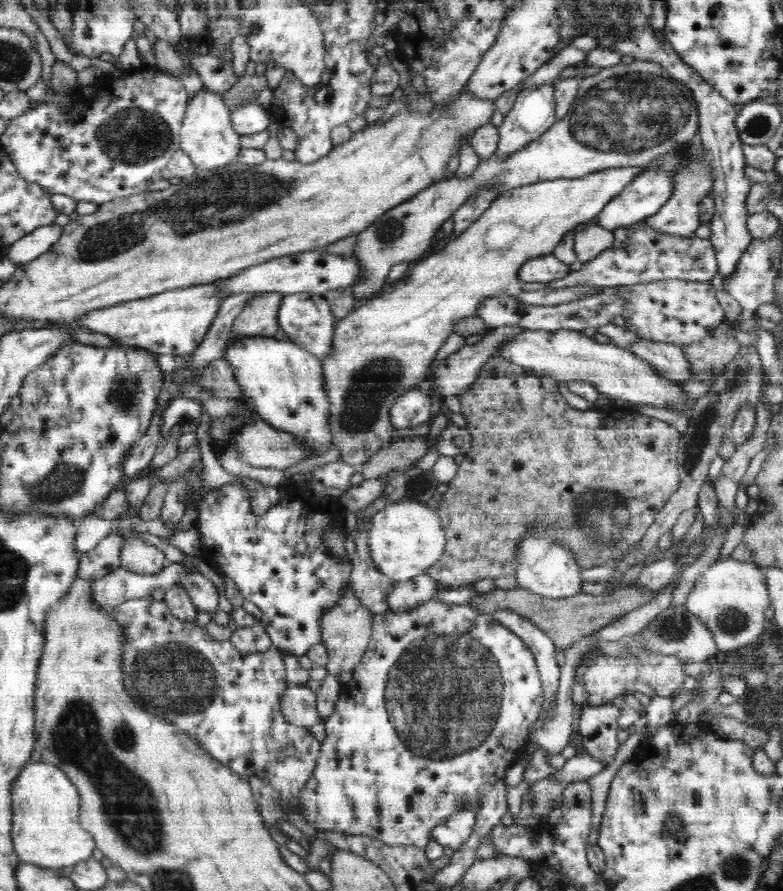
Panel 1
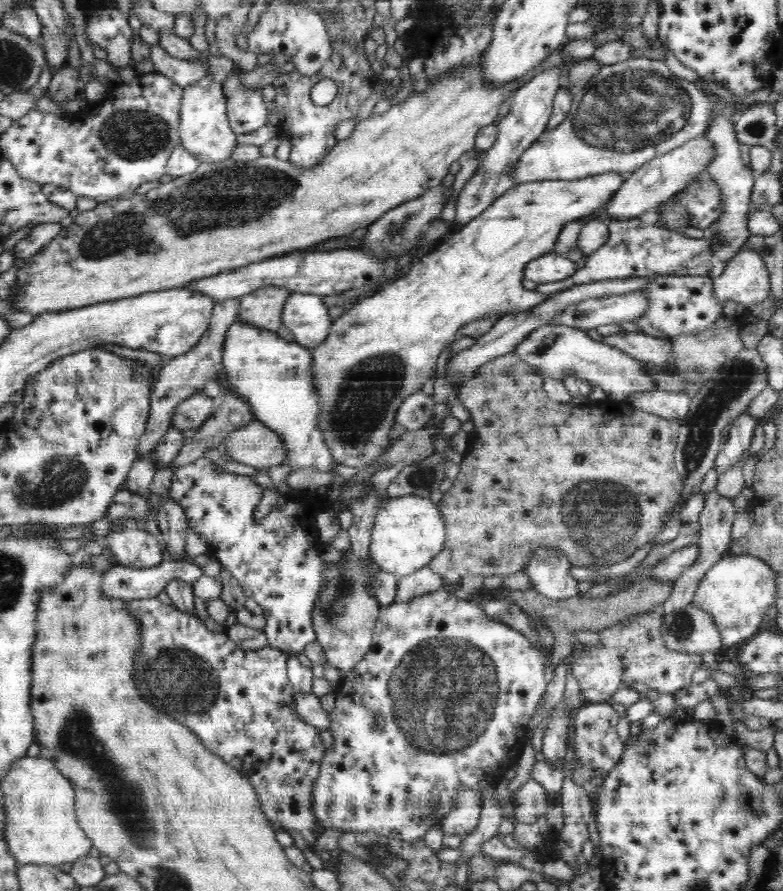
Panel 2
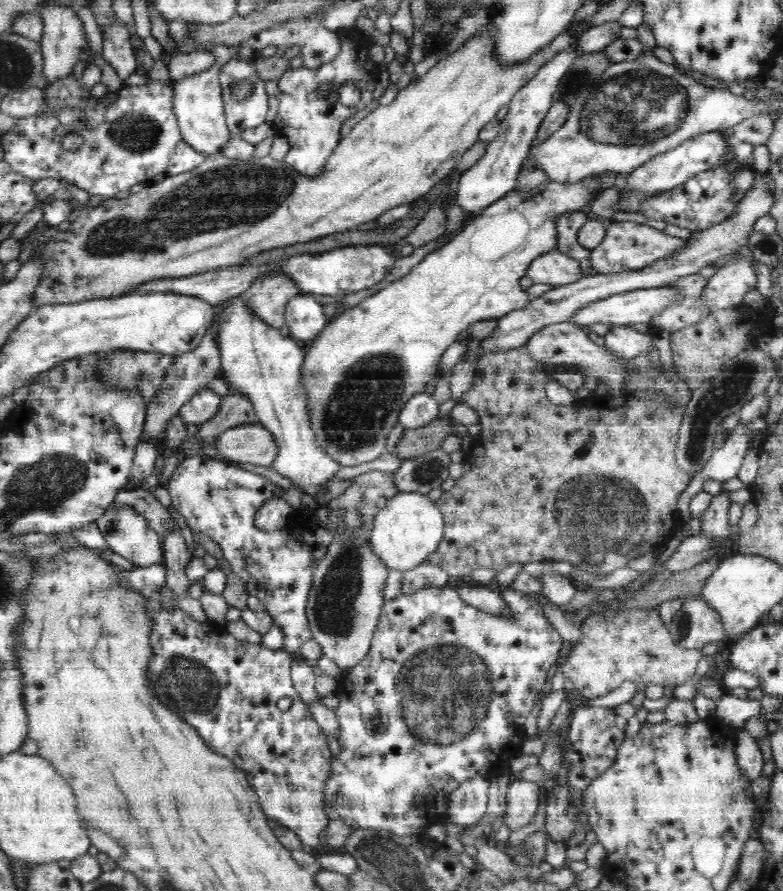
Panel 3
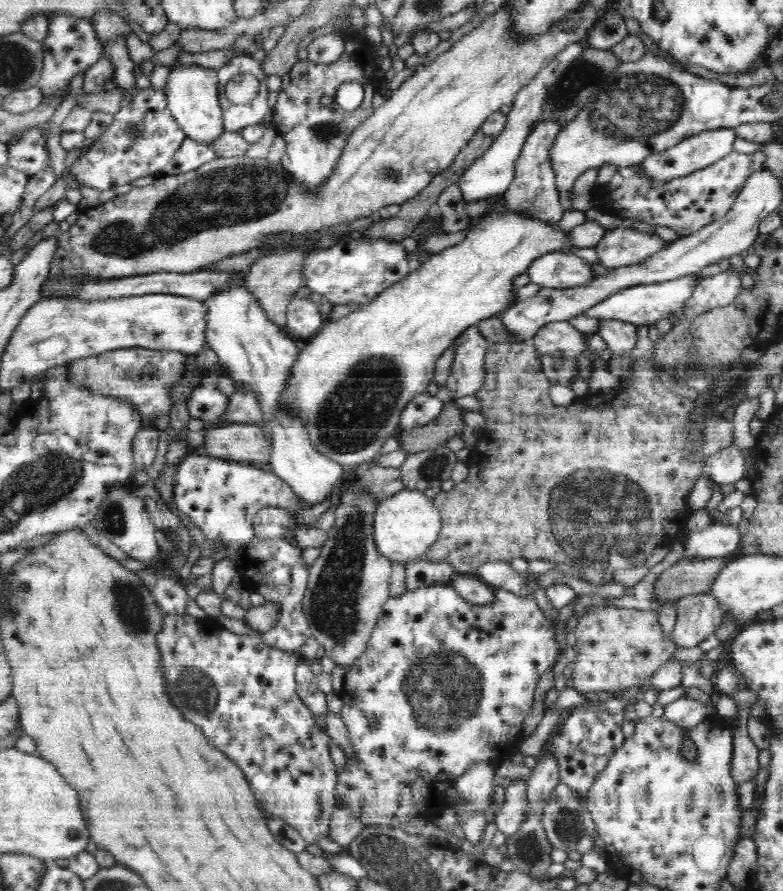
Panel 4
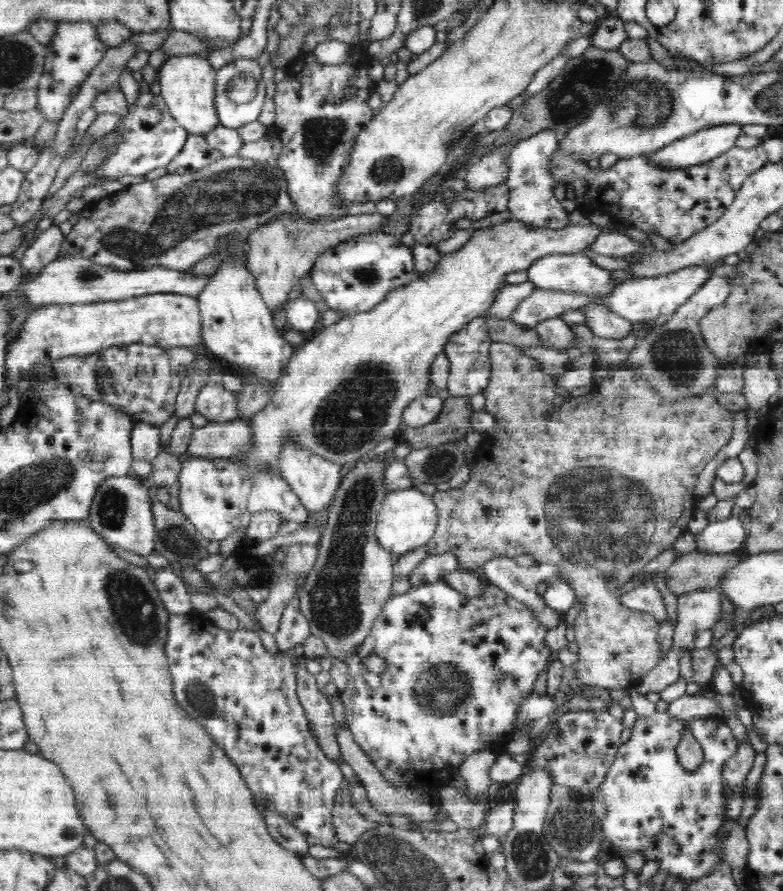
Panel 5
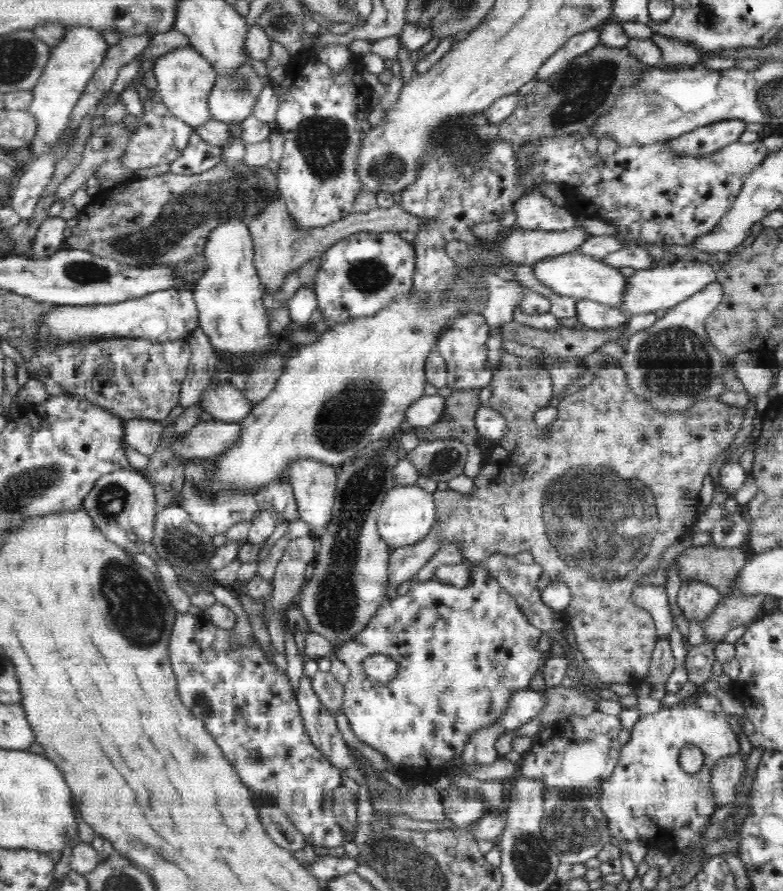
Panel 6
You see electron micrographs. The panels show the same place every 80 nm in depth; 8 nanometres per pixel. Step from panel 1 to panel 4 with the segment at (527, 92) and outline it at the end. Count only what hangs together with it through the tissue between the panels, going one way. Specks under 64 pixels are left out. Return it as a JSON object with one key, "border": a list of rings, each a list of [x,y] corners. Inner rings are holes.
{"border":[[[575,42],[572,45],[564,47],[564,50],[552,60],[548,66],[542,68],[538,75],[534,77],[514,98],[512,109],[506,116],[506,126],[504,130],[494,138],[490,148],[480,157],[477,158],[456,182],[463,194],[464,203],[476,204],[476,202],[487,201],[493,196],[502,195],[509,189],[512,179],[515,177],[515,162],[522,150],[523,142],[532,132],[533,122],[537,121],[537,116],[542,112],[542,105],[552,86],[556,86],[559,76],[563,75],[570,64],[580,57],[585,45]]]}

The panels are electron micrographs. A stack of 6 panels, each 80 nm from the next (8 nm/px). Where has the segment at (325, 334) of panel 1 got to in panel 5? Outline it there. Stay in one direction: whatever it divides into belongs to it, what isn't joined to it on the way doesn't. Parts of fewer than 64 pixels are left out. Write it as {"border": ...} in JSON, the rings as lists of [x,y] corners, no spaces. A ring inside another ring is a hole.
{"border":[[[304,297],[290,301],[284,311],[287,314],[287,328],[300,330],[307,335],[312,335],[320,328],[320,314],[314,301]]]}

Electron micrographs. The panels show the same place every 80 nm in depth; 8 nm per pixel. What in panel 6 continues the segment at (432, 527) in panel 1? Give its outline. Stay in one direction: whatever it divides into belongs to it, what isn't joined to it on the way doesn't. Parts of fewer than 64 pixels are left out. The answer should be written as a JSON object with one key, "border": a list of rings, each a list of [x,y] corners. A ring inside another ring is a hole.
{"border":[[[418,485],[396,486],[382,501],[377,529],[382,541],[394,549],[406,549],[418,545],[431,533],[437,520],[437,510],[433,494]]]}

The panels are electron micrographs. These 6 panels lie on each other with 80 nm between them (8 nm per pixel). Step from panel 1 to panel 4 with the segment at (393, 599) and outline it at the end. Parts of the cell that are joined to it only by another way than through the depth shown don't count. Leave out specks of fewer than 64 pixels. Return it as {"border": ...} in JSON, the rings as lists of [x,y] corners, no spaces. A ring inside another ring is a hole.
{"border":[[[423,558],[405,567],[406,588],[414,590],[428,585],[447,584],[454,576],[451,566],[442,561],[430,561]]]}

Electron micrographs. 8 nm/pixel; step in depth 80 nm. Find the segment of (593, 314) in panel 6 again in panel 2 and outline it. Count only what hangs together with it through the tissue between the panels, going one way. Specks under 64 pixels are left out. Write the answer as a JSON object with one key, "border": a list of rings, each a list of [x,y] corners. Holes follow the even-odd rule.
{"border":[[[642,332],[614,333],[603,336],[602,342],[608,346],[618,347],[632,358],[637,358],[644,362],[654,362],[657,370],[665,372],[666,362],[673,363],[670,344],[668,340],[650,337]]]}

